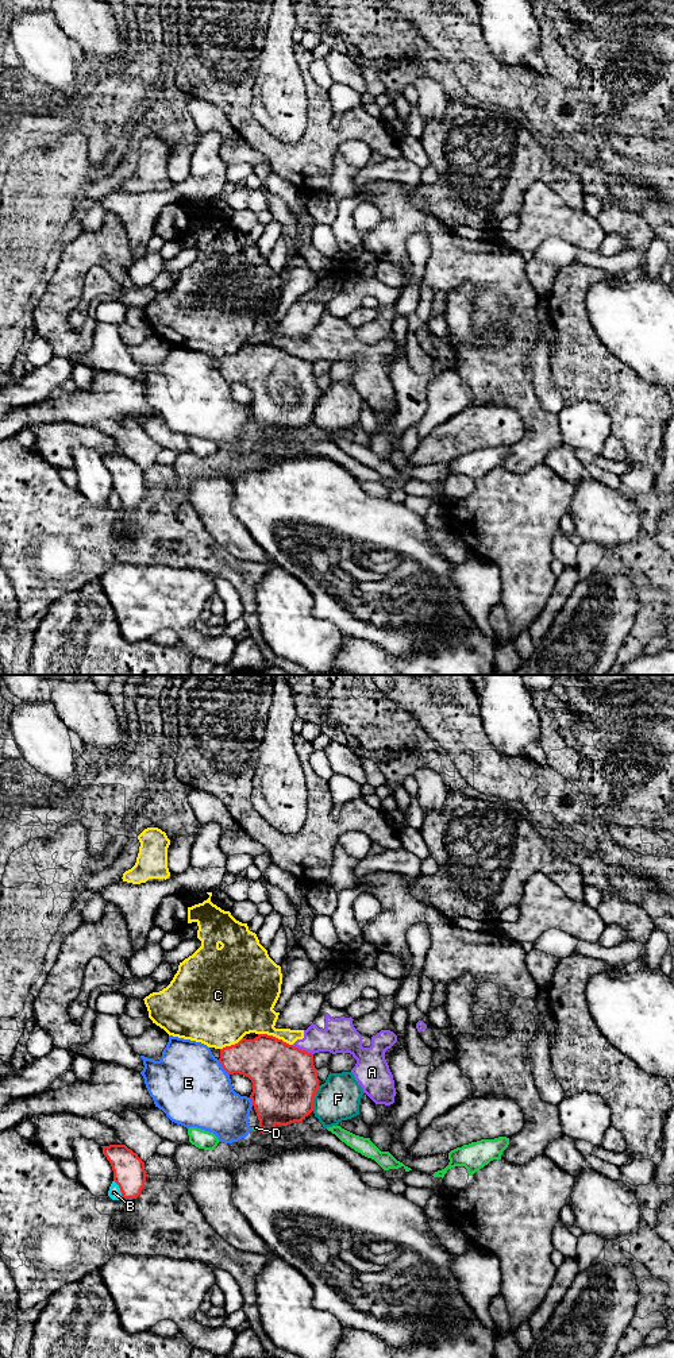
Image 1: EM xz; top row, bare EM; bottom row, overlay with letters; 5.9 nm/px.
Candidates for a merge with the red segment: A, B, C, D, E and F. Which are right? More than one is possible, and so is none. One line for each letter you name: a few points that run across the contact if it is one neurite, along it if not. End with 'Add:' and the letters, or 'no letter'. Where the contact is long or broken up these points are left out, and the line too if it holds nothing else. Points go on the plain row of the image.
Add: no letter

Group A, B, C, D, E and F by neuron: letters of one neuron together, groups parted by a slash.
A C / B / D / E / F

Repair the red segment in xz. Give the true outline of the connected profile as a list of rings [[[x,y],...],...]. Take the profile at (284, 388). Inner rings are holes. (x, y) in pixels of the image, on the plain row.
[[[258,343],[254,348],[242,347],[238,352],[220,358],[219,371],[228,383],[239,382],[251,389],[250,408],[259,429],[258,440],[262,443],[271,443],[277,433],[303,431],[313,420],[319,387],[312,362],[273,344]]]

